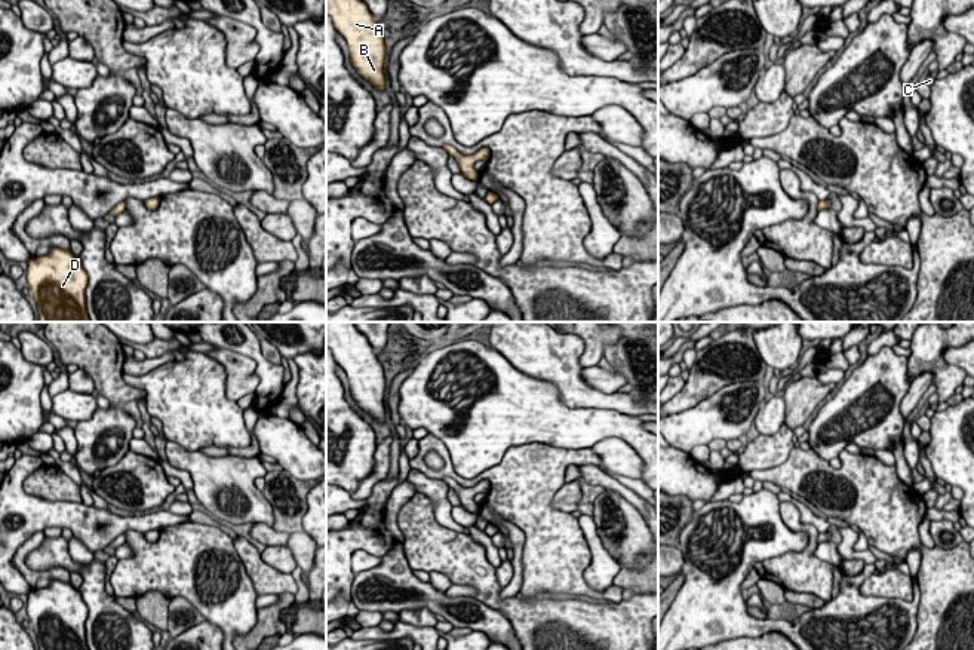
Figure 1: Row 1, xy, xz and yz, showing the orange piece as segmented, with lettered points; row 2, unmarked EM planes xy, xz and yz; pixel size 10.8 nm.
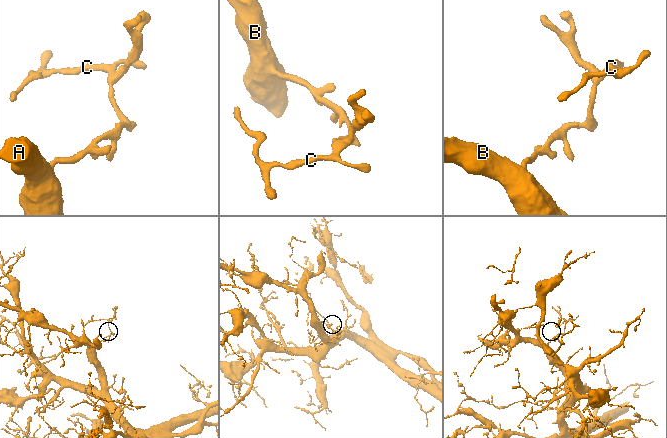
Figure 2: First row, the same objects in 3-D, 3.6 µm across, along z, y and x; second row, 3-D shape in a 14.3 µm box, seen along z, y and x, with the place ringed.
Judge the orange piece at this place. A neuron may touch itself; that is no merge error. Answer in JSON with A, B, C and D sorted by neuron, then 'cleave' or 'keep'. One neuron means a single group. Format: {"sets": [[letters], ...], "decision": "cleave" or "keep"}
{"sets": [["A", "B", "C", "D"]], "decision": "keep"}

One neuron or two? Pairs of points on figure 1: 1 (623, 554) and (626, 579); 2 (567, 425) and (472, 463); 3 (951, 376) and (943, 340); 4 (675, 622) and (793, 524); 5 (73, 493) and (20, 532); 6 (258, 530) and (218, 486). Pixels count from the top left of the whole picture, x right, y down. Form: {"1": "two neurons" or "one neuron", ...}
{"1": "two neurons", "2": "one neuron", "3": "one neuron", "4": "two neurons", "5": "two neurons", "6": "two neurons"}

